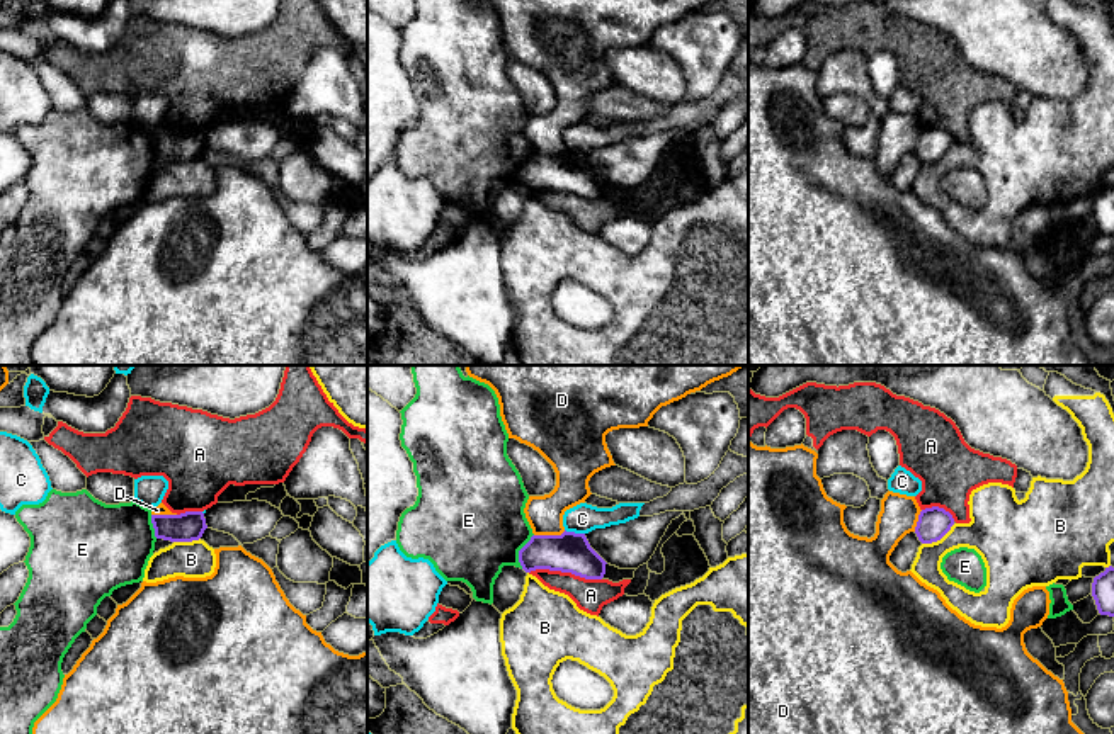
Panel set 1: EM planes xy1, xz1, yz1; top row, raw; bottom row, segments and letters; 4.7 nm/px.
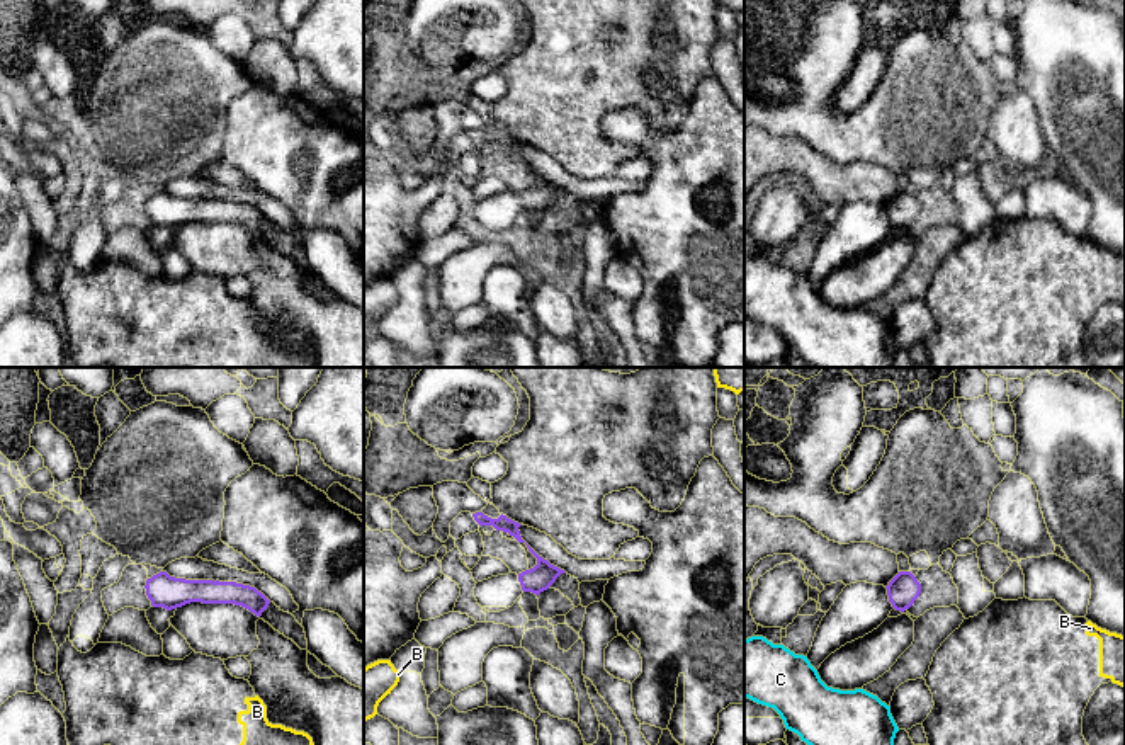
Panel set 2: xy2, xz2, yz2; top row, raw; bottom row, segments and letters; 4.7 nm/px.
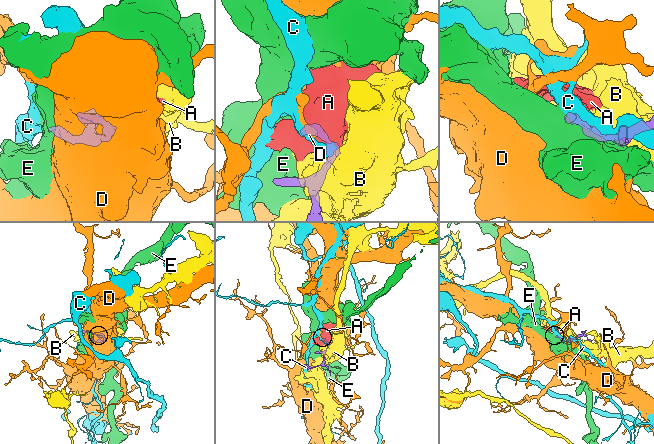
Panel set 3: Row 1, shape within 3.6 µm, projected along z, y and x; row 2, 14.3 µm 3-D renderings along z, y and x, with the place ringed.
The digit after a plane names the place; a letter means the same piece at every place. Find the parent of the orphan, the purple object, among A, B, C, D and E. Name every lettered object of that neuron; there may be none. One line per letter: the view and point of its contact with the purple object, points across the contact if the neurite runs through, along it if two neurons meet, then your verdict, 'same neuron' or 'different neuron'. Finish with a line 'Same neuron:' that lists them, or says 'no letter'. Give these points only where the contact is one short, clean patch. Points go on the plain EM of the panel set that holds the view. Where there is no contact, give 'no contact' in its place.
A: contact xz1 (565, 191); different neuron
B: contact yz1 (937, 158); different neuron
C: contact xz1 (575, 153); different neuron
D: contact xz1 (550, 155); border xz1 (565, 150), (534, 155); different neuron
E: contact xz1 (519, 170); different neuron
Same neuron: no letter

